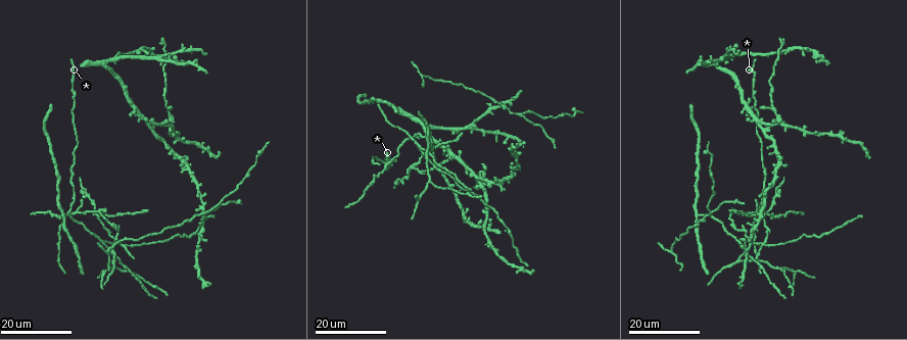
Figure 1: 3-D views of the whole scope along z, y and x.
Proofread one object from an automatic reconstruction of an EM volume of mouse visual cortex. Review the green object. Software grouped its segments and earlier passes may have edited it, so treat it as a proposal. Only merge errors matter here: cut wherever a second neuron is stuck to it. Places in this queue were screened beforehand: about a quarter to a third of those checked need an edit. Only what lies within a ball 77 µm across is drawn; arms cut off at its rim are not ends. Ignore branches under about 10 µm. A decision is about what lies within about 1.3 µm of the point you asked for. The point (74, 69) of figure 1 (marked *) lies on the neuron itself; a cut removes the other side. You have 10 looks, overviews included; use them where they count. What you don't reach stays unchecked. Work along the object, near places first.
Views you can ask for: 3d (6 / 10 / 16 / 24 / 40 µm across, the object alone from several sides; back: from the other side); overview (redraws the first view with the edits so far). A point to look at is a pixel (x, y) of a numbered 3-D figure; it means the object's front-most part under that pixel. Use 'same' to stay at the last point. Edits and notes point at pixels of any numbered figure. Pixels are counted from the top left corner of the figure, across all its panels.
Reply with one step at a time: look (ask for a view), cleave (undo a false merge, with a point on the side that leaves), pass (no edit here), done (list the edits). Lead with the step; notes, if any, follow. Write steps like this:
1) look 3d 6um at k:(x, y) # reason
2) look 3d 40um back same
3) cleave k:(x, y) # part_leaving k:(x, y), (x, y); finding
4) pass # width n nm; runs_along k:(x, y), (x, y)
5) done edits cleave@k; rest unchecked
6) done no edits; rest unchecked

look 3d 24um at 1:(481, 182) # four arms meet

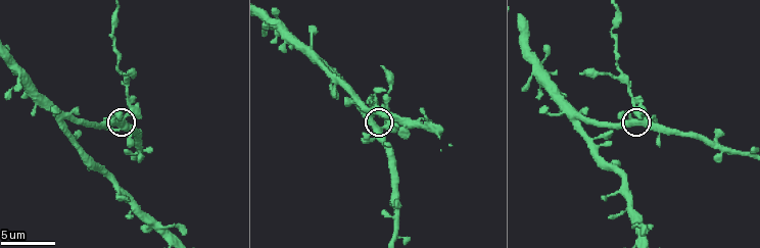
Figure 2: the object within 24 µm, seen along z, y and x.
look 3d 10um at 2:(124, 115) # closer look

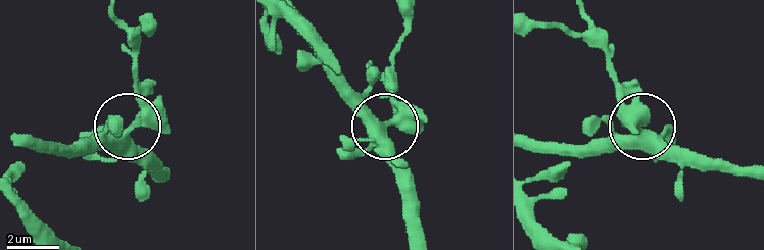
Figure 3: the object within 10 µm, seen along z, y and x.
cleave 3:(132, 86) # width 410 nm; two neurons meet here

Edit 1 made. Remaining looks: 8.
look overview

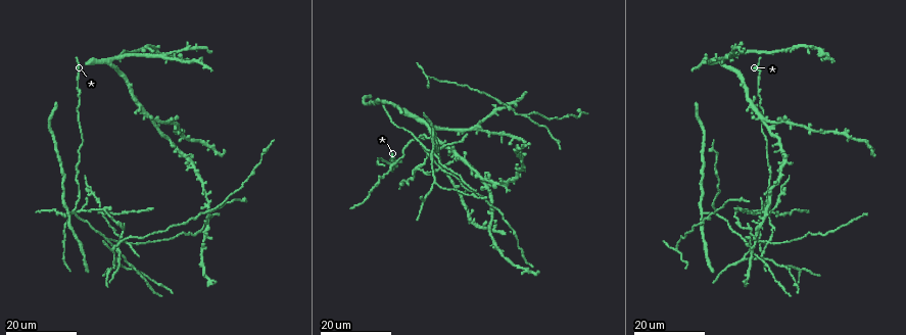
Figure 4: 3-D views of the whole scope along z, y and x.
look 3d 24um at 4:(108, 240) # side arm on a straight run

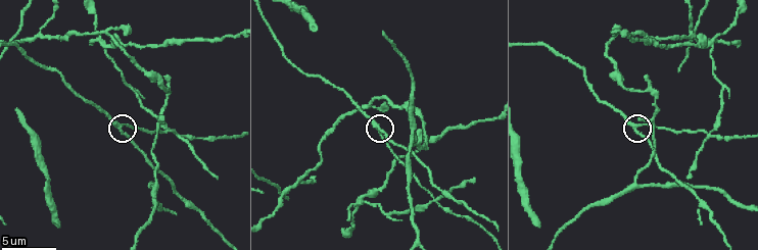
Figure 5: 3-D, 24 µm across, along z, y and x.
look 3d 10um at 5:(119, 125)

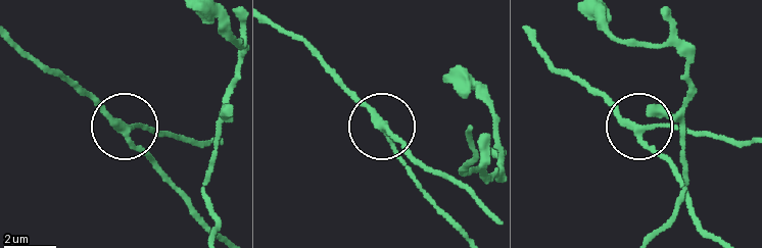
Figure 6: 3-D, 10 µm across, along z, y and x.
pass # width 220 nm; runs_along 6:(597, 14), (686, 60), (686, 201), (640, 129), (706, 133); one neuron here

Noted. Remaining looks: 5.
look 3d 24um at 4:(526, 116) # small branch off a trunk

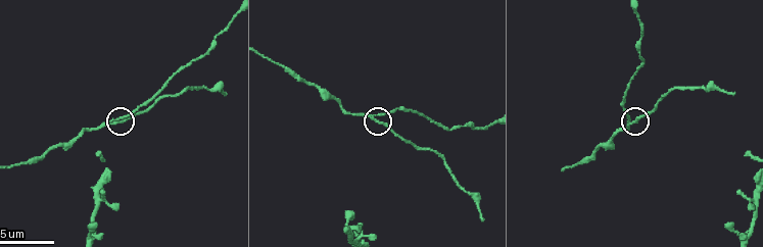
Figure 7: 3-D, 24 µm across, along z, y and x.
look 3d 6um at 7:(372, 113)

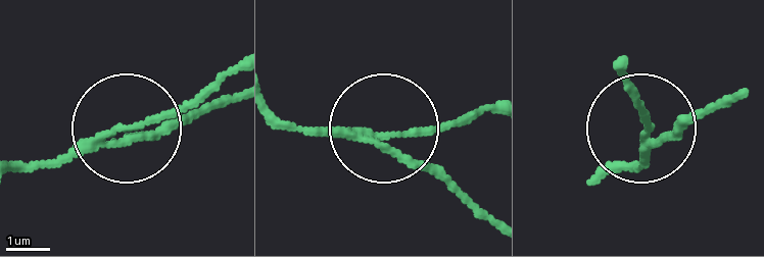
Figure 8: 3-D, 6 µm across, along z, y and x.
look 3d 6um back at 8:(128, 128)

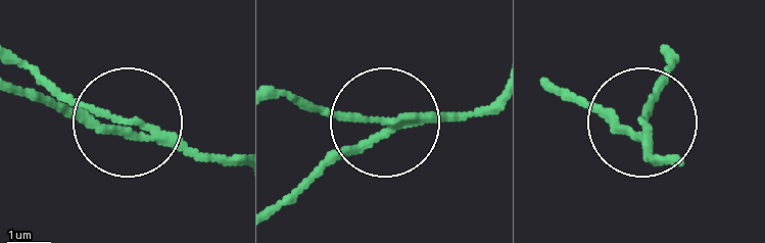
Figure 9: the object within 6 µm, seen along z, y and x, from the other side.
pass # width 150 nm; continuous, no second neuron

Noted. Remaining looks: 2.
look 3d 10um at 5:(178, 137) # four arms meet

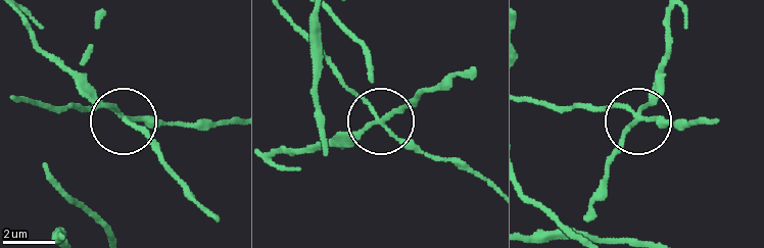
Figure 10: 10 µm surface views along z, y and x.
cleave 10:(148, 140) # width 160 nm; part_leaving 10:(122, 118), (91, 99), (45, 52), (18, 13); a second neuron is stuck on

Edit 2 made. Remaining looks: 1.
done edits cleave@3, cleave@10; rest unchecked

